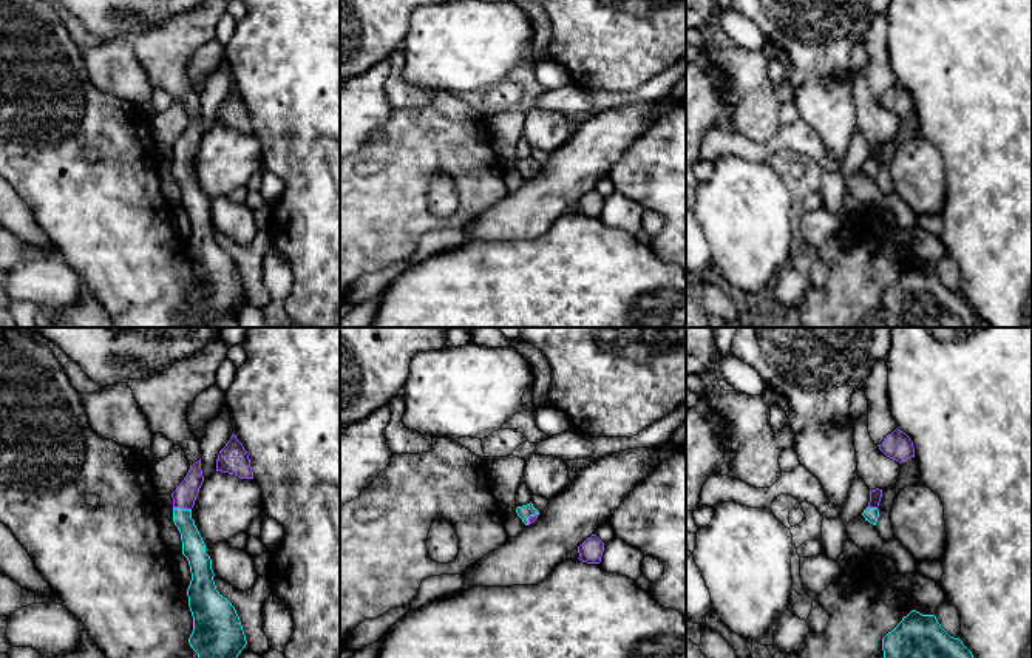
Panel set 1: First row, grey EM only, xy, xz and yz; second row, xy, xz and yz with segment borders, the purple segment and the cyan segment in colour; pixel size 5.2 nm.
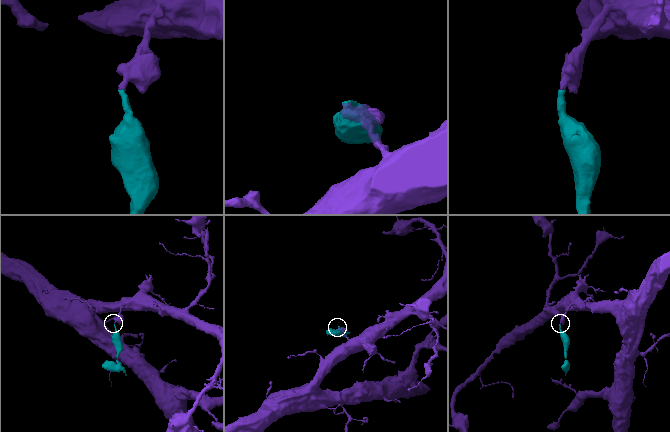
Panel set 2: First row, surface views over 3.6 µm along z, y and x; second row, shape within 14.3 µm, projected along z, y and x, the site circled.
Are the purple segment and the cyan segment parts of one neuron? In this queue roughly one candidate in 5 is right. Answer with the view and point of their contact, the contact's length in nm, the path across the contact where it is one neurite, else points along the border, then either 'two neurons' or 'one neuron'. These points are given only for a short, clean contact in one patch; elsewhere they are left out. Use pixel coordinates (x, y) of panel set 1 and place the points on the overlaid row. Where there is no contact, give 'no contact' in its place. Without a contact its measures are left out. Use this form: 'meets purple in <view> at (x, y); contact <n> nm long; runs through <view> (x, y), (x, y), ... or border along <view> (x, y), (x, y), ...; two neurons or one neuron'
meets purple in xy at (183, 507); contact 100 nm long; one neuron

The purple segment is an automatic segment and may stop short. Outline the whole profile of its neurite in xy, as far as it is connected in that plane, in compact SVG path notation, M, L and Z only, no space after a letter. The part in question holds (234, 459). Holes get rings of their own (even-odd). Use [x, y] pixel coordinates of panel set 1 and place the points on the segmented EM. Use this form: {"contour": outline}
{"contour": "M232 434L230 440L219 451L216 471L235 474L239 479L253 479L249 454L235 434Z"}

